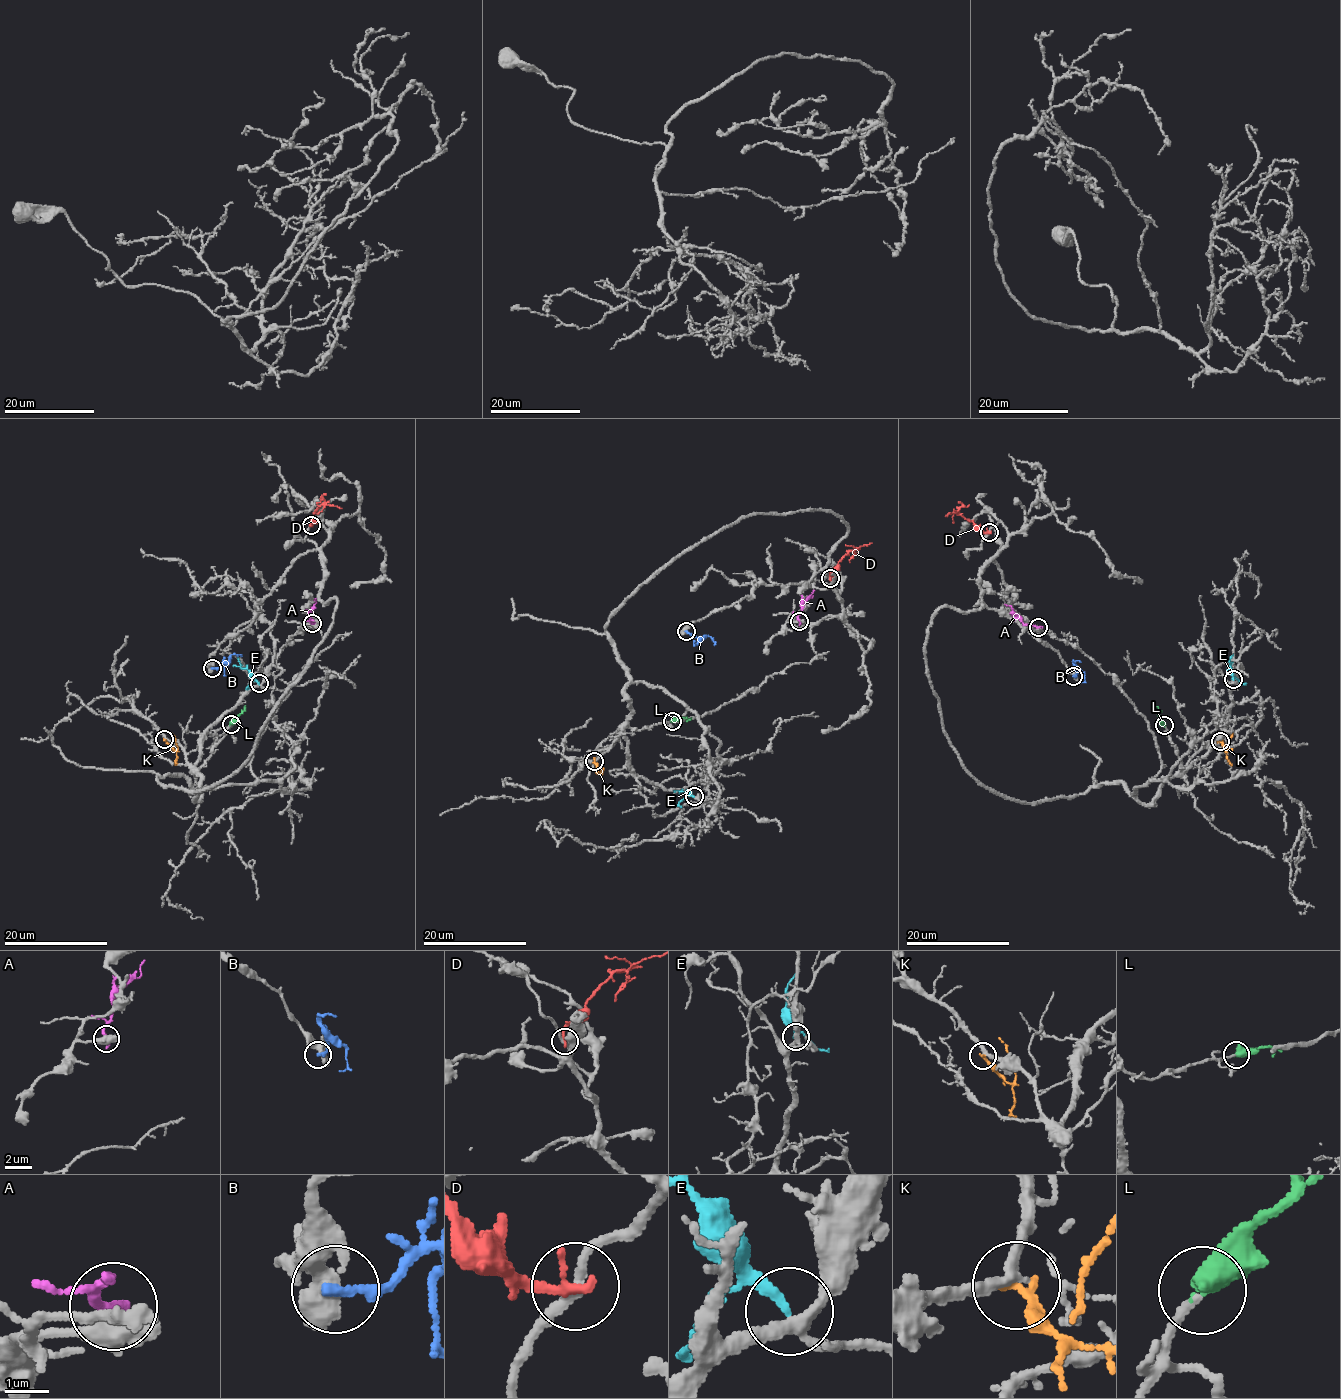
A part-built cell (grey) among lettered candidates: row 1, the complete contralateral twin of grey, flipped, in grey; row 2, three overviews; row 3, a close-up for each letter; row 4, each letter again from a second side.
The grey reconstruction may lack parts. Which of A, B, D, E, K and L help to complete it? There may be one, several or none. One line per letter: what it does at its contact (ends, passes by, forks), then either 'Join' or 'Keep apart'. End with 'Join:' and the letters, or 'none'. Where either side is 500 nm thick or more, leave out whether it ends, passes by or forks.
A: Keep apart
B: It ends there. Keep apart
D: It ends there. Keep apart
E: It ends there. Keep apart
K: It ends there. Keep apart
L: Join
Join: L

